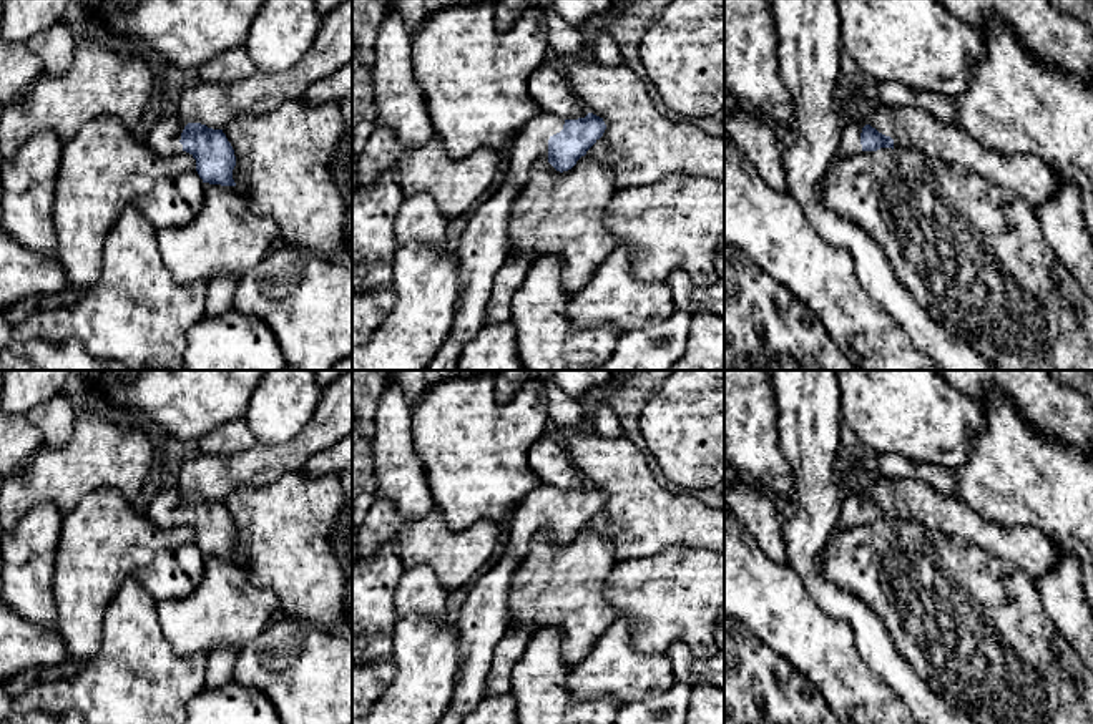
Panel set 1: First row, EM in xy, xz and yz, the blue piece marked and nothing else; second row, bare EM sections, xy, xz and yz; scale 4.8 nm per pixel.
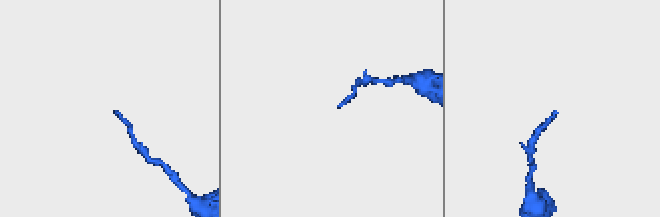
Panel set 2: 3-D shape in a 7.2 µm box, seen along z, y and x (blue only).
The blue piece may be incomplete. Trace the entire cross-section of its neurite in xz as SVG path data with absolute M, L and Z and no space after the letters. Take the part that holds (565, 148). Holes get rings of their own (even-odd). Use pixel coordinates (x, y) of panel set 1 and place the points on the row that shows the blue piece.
M542 113L532 118L505 153L505 179L500 188L467 218L457 244L462 289L453 325L425 370L457 370L463 347L483 327L485 307L493 279L505 264L512 206L538 163L548 161L556 171L571 169L603 136L603 118L565 120Z

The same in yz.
M850 120L845 126L842 126L839 154L852 156L860 151L877 151L880 148L894 149L894 139L879 133L870 125L864 125L855 120Z

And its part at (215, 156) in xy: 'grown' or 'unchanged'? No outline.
grown

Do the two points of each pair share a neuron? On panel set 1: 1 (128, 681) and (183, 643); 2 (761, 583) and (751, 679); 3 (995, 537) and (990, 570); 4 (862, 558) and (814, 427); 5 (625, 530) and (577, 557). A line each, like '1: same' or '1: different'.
1: different
2: different
3: different
4: different
5: different

